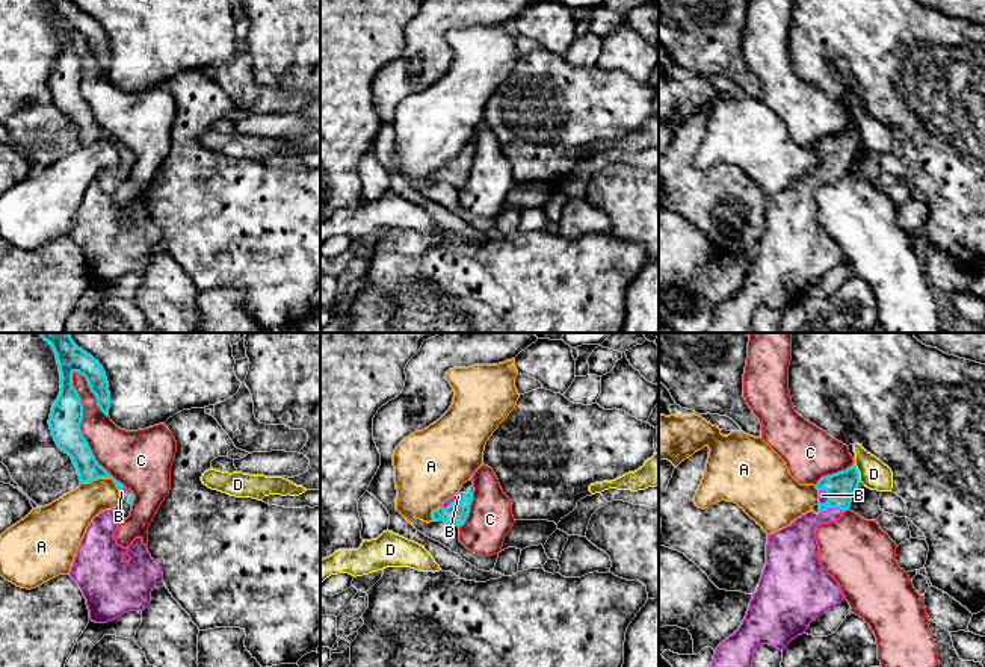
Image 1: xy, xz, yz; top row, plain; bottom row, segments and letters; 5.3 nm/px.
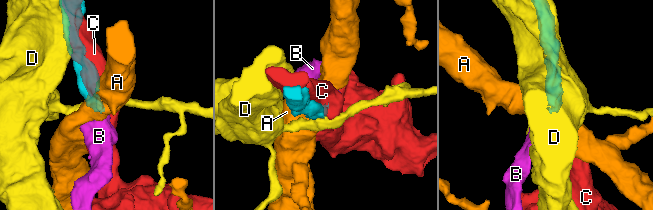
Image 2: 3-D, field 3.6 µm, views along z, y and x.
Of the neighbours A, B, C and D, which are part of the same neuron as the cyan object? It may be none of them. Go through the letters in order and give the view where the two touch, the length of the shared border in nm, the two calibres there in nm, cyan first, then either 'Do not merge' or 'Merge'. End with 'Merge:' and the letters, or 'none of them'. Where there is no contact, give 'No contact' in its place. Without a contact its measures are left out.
A: Touches cyan in xy. Shared border 220 nm. Thickness 140 nm (cyan) against 200 nm. Do not merge
B: Touches cyan in yz. Shared border 130 nm. Thickness 160 nm (cyan) against 190 nm. Merge
C: Touches cyan in xy. Shared border 650 nm. Thickness 170 nm (cyan) against 240 nm. Do not merge
D: Touches cyan in yz. Shared border 130 nm. Thickness 160 nm (cyan) against 160 nm. Do not merge
Merge: B

